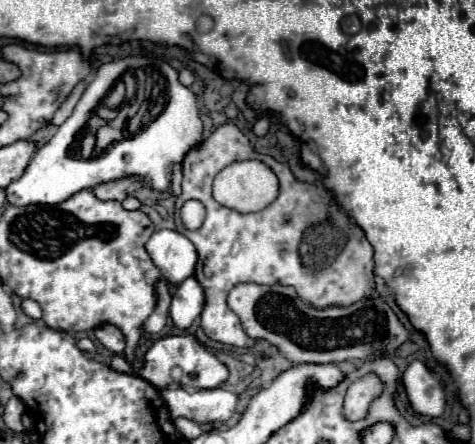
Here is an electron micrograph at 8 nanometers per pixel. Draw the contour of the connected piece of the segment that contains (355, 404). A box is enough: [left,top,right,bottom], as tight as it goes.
[343,373,383,421]

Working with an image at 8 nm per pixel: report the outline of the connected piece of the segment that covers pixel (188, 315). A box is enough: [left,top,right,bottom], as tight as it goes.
[169,277,205,331]

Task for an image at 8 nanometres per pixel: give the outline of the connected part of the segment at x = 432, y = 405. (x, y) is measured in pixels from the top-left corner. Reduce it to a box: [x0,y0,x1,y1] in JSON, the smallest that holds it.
[403,361,445,417]

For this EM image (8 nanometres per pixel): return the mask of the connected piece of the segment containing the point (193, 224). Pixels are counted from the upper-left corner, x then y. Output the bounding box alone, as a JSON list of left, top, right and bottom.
[181,201,205,230]

